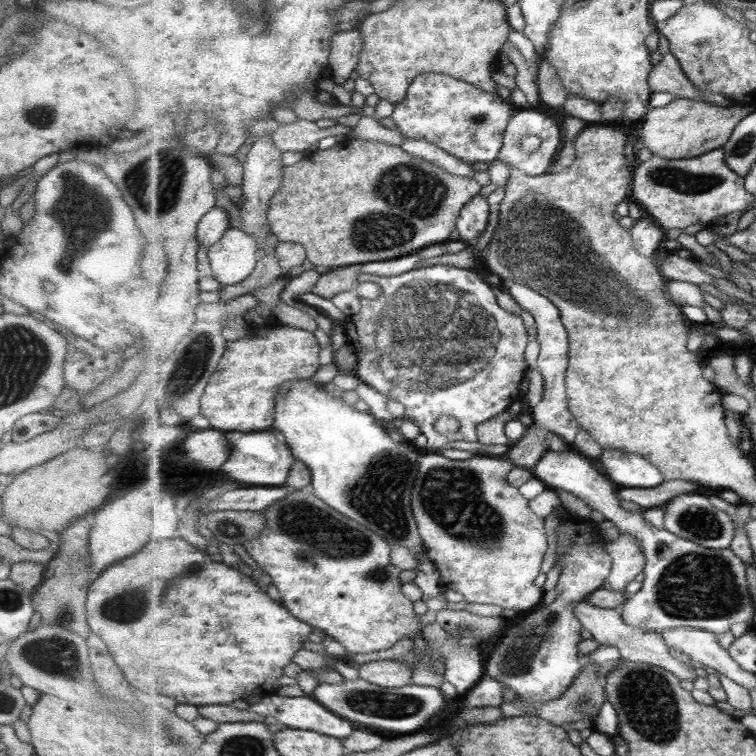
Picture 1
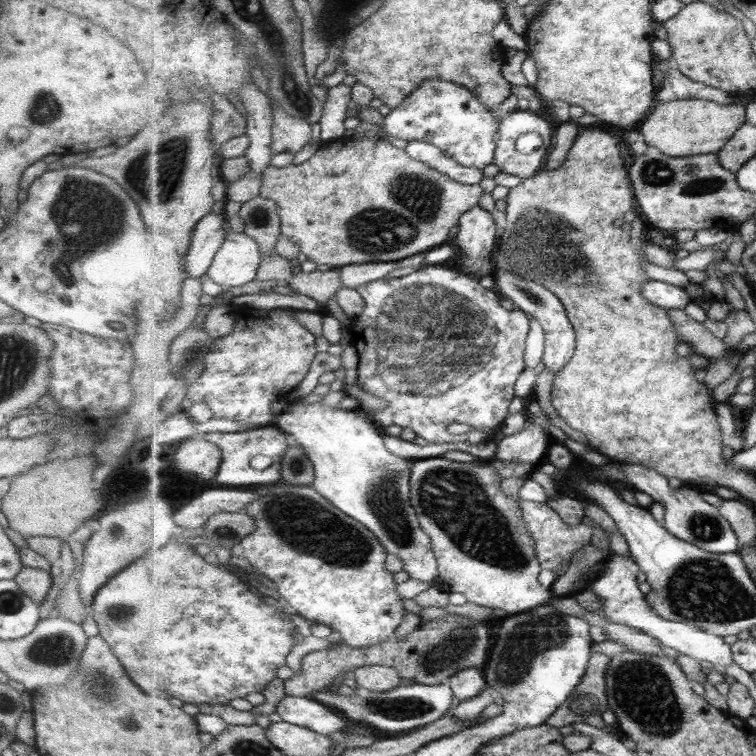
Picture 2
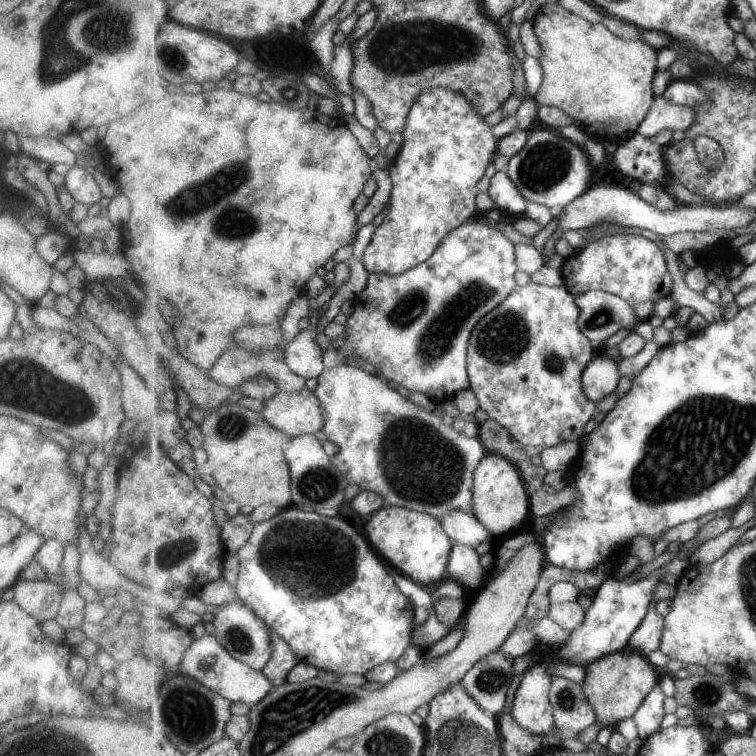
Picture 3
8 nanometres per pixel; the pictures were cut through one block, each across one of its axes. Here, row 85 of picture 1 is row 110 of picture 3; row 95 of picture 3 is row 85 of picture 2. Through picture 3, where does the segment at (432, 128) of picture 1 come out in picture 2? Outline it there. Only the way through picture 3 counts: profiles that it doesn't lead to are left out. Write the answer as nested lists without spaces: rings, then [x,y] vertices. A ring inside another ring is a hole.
[[[435,78],[421,82],[419,88],[413,94],[409,95],[401,106],[391,110],[384,117],[383,123],[380,126],[385,132],[389,132],[390,136],[409,142],[413,142],[413,140],[429,142],[429,144],[441,148],[445,156],[453,158],[461,166],[481,168],[483,170],[483,168],[487,168],[489,164],[493,164],[496,160],[497,136],[500,132],[501,123],[499,120],[493,118],[494,116],[491,110],[494,109],[489,109],[484,103],[481,103],[481,98],[477,98],[477,94],[473,94],[473,91],[469,90],[468,87]]]

